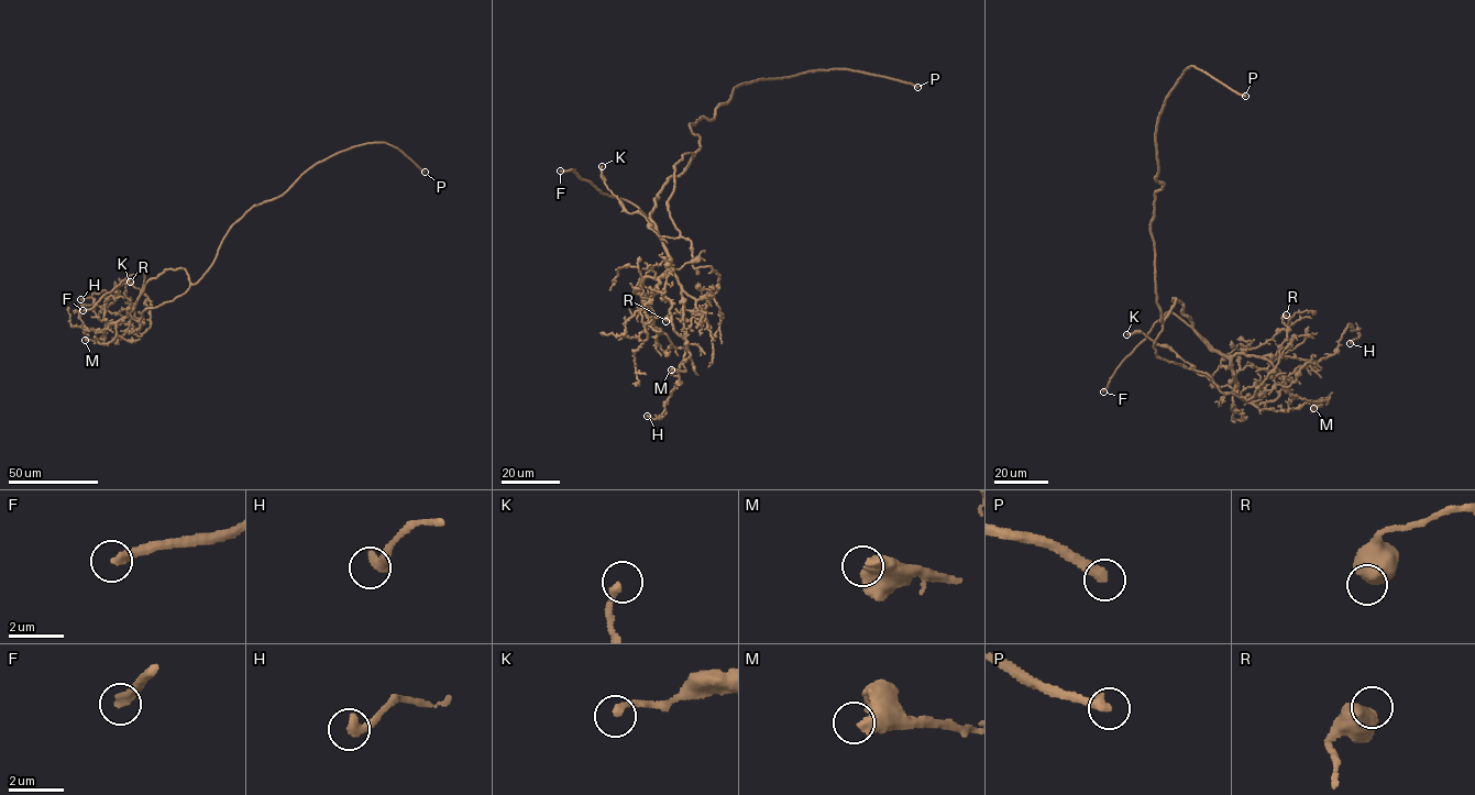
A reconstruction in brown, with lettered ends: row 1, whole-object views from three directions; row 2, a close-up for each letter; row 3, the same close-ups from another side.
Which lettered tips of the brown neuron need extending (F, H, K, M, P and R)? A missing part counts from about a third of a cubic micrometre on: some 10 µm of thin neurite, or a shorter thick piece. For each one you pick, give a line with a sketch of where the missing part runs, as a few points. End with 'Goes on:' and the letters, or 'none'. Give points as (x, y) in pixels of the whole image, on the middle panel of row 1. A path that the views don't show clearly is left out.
Goes on: F, P

